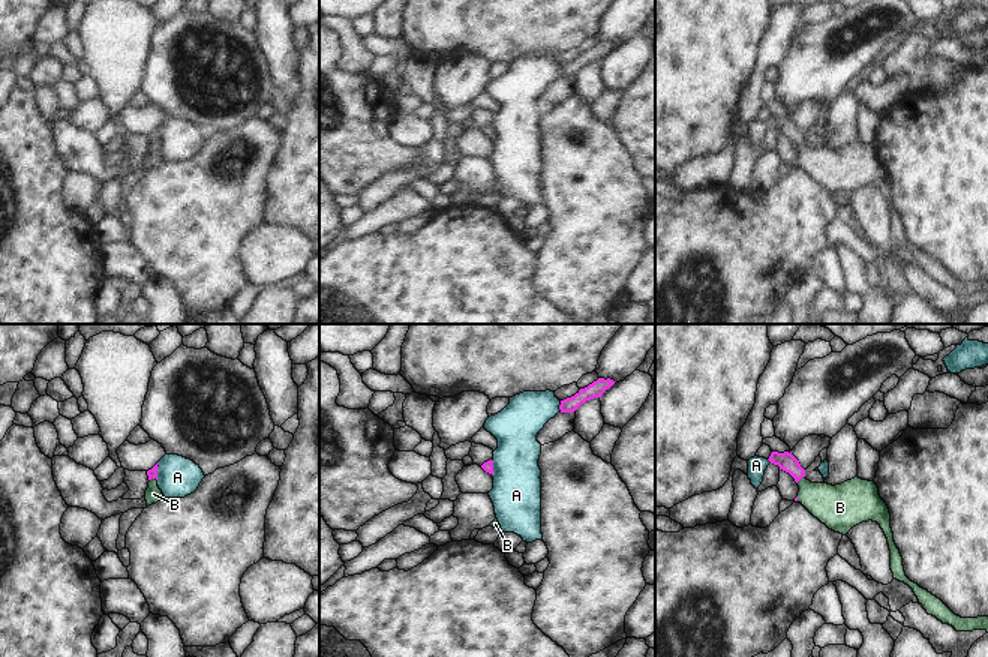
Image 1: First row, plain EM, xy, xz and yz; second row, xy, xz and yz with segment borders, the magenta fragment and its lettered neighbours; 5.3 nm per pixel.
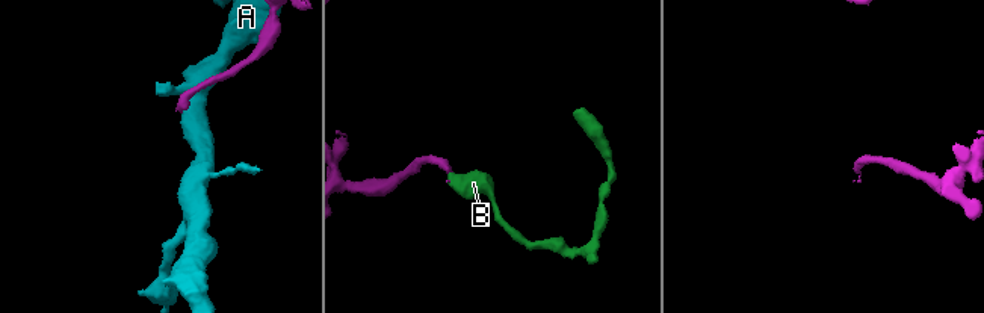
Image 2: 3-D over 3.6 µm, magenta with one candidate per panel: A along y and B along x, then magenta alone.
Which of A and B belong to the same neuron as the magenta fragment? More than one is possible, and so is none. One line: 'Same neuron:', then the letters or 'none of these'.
Same neuron: B

